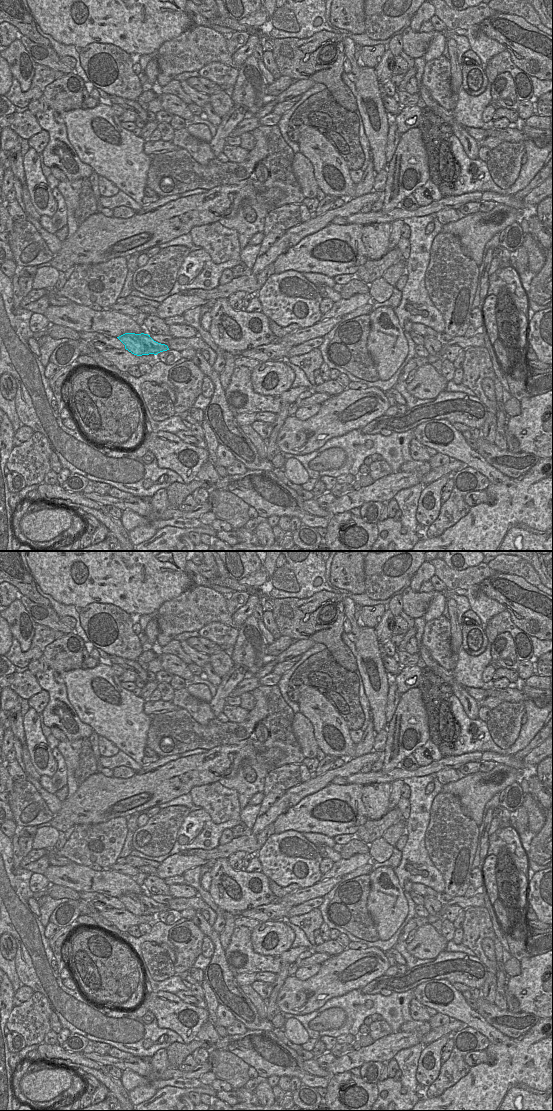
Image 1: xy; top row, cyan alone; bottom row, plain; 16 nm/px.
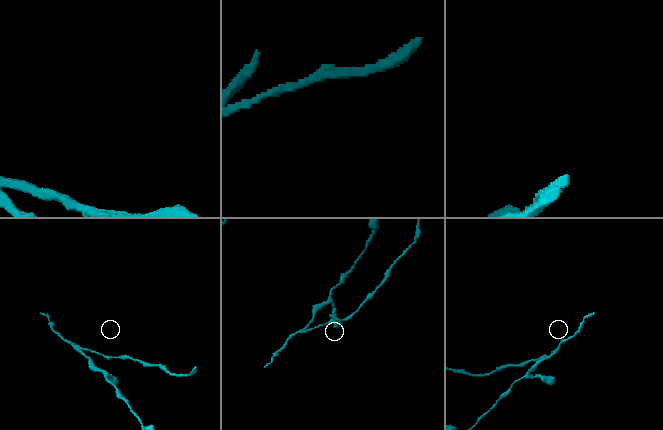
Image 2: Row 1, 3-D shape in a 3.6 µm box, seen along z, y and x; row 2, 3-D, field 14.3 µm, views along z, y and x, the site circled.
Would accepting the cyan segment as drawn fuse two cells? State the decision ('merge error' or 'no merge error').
merge error

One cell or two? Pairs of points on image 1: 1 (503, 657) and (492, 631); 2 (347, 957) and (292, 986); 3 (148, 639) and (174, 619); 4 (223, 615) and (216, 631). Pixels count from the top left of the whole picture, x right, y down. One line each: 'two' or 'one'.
1: two
2: one
3: two
4: two

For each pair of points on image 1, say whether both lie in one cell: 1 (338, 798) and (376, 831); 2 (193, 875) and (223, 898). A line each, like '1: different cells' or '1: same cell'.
1: different cells
2: different cells

